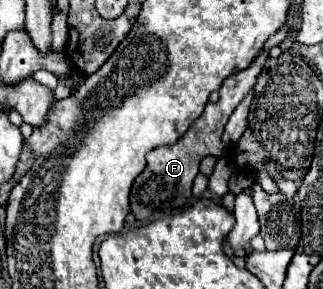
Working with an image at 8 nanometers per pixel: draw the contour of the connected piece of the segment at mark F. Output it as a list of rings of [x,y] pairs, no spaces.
[[[263,50],[255,62],[245,68],[239,74],[229,76],[221,90],[219,90],[219,102],[215,104],[207,104],[205,112],[201,114],[199,120],[195,120],[189,130],[171,146],[161,146],[155,148],[147,154],[147,168],[135,178],[133,182],[133,190],[131,190],[131,212],[137,220],[159,220],[165,216],[173,216],[175,212],[179,214],[181,210],[185,210],[191,202],[191,186],[195,176],[199,174],[199,162],[203,156],[221,156],[225,152],[225,144],[221,142],[221,134],[223,128],[229,120],[229,116],[233,114],[233,110],[237,108],[237,104],[243,100],[243,96],[255,86],[257,76],[261,74],[265,62],[269,58],[269,52]]]

